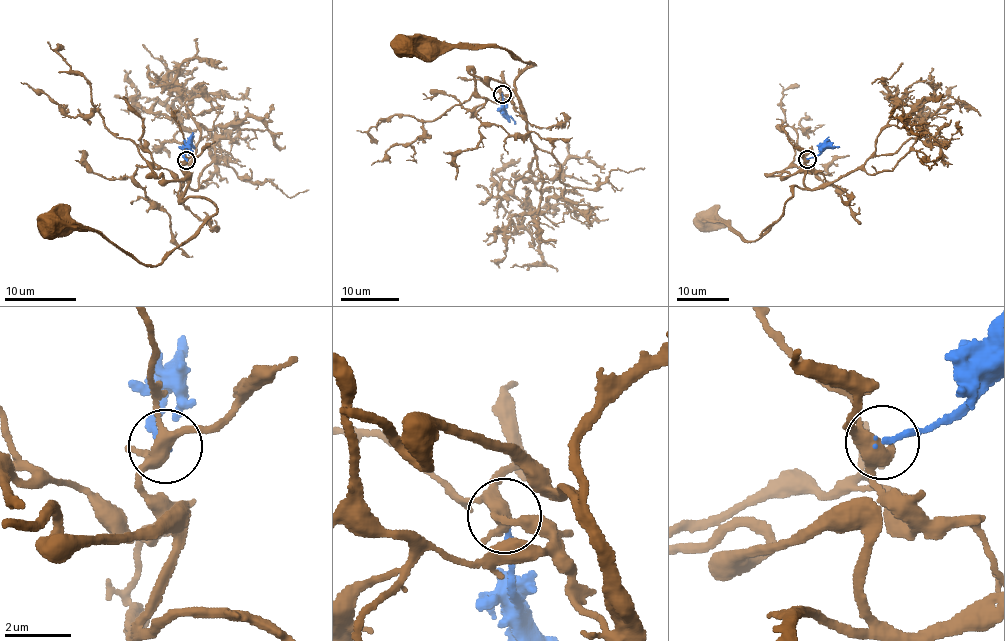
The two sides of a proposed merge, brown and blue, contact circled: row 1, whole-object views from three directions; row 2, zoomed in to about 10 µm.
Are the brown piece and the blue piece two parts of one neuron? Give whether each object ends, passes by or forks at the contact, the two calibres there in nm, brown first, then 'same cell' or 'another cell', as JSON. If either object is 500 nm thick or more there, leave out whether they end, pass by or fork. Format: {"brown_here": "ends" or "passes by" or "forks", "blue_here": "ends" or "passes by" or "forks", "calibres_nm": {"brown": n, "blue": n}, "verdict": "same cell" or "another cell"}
{"brown_here": "forks", "blue_here": "ends", "calibres_nm": {"brown": 360, "blue": 170}, "verdict": "another cell"}

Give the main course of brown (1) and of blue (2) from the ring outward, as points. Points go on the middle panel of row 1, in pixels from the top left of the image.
1: (501, 94), (512, 100), (520, 114), (515, 81), (535, 65), (515, 59), (507, 49), (399, 45)
2: (501, 94), (506, 114), (515, 123)

